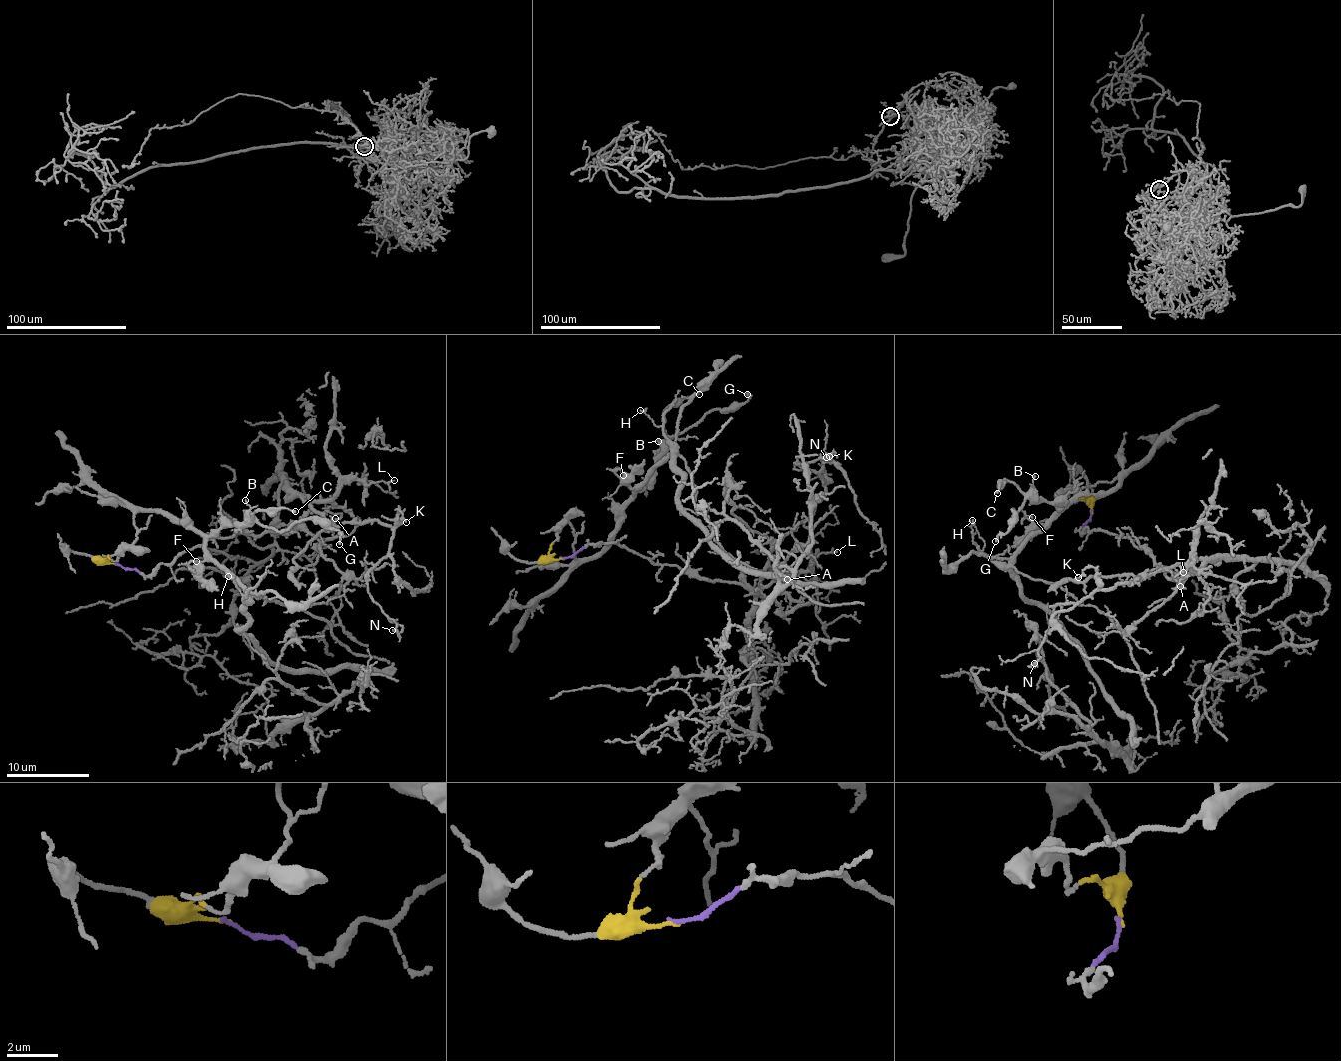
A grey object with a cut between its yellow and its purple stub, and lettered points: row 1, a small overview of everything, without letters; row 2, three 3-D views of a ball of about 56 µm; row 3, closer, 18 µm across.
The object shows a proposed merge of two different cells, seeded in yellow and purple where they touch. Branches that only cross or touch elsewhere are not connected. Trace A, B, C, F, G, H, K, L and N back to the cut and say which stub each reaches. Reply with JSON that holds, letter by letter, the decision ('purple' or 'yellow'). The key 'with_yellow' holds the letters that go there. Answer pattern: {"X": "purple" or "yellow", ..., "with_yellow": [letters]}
{"A": "purple", "B": "yellow", "C": "yellow", "F": "yellow", "G": "yellow", "H": "yellow", "K": "purple", "L": "purple", "N": "purple", "with_yellow": ["B", "C", "F", "G", "H"]}

